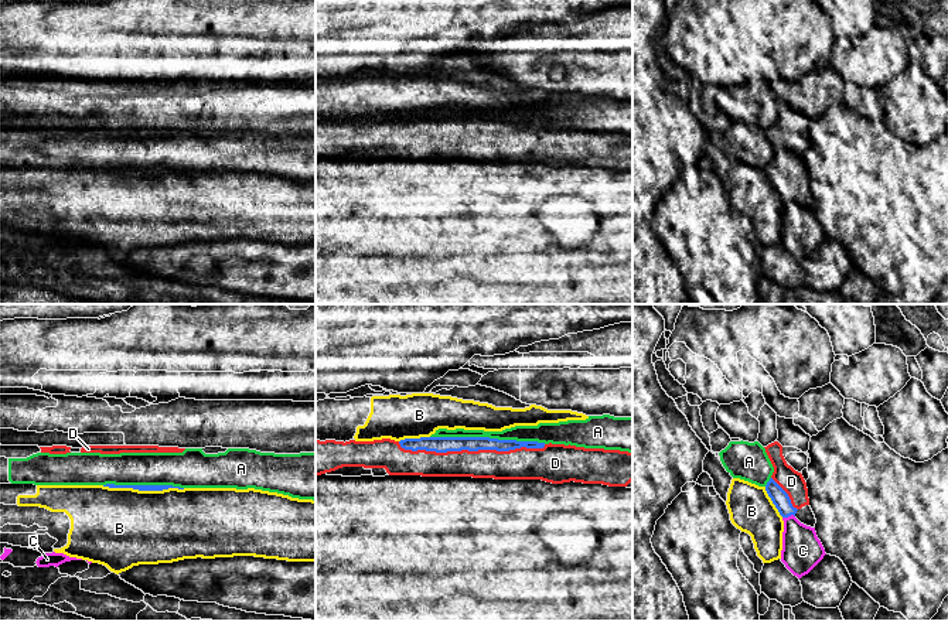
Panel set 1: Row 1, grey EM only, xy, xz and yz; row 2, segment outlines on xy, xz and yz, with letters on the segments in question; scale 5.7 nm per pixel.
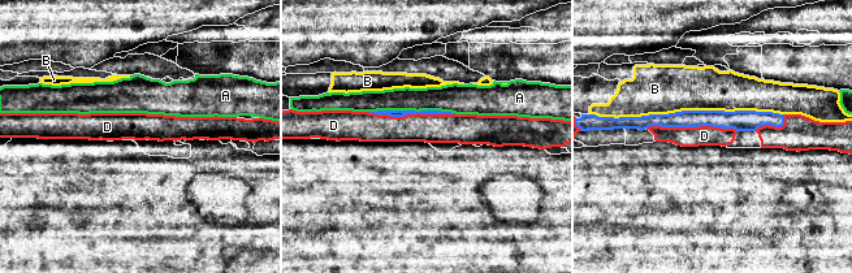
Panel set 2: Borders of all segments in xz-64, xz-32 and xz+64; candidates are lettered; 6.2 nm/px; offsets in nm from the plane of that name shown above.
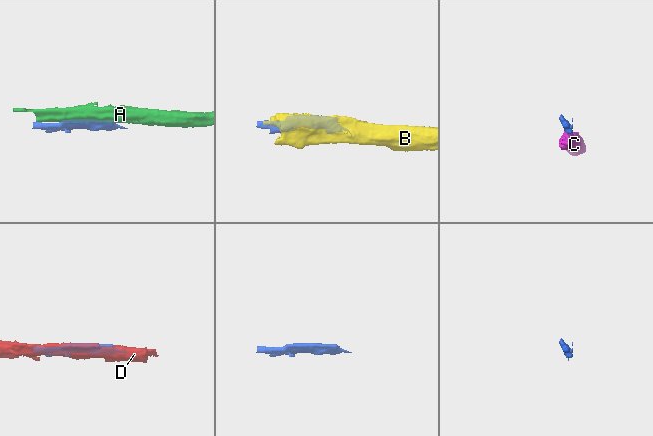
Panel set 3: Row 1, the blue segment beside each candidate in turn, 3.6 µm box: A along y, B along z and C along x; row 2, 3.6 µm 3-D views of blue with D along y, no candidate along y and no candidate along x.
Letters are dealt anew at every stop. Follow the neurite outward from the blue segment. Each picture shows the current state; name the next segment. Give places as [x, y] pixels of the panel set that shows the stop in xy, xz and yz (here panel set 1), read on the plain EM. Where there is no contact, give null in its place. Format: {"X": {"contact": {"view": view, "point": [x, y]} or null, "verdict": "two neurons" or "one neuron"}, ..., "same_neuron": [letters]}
{"A": {"contact": {"view": "xz", "point": [488, 120]}, "verdict": "two neurons"}, "B": {"contact": {"view": "xy", "point": [143, 173]}, "verdict": "two neurons"}, "C": {"contact": {"view": "yz", "point": [788, 198]}, "verdict": "two neurons"}, "D": {"contact": {"view": "xz", "point": [471, 133]}, "verdict": "one neuron"}, "same_neuron": ["D"]}

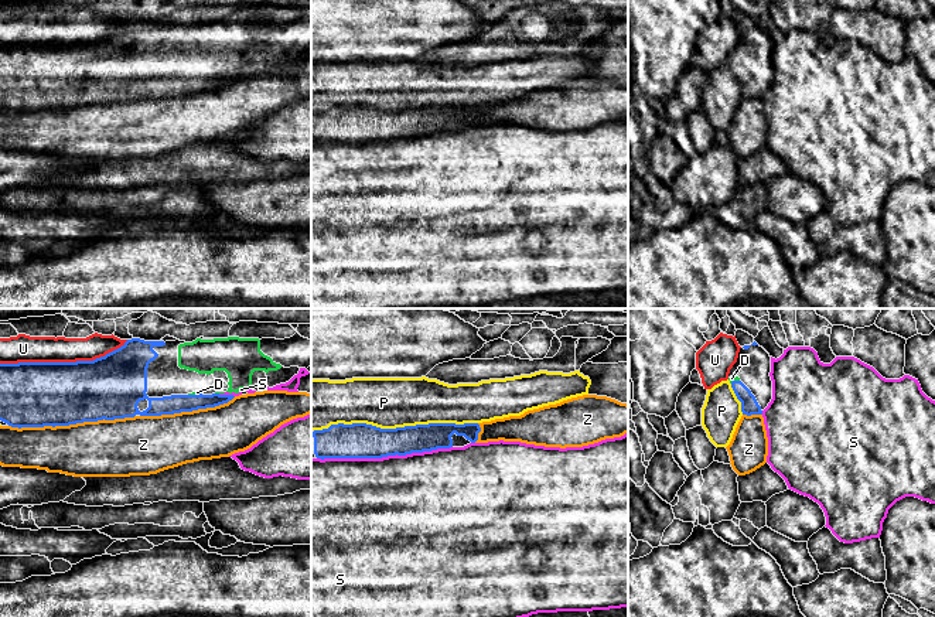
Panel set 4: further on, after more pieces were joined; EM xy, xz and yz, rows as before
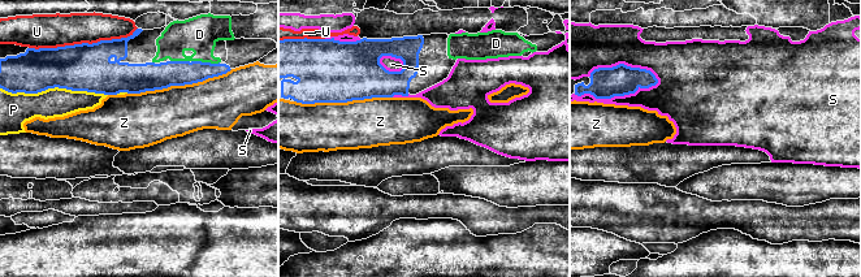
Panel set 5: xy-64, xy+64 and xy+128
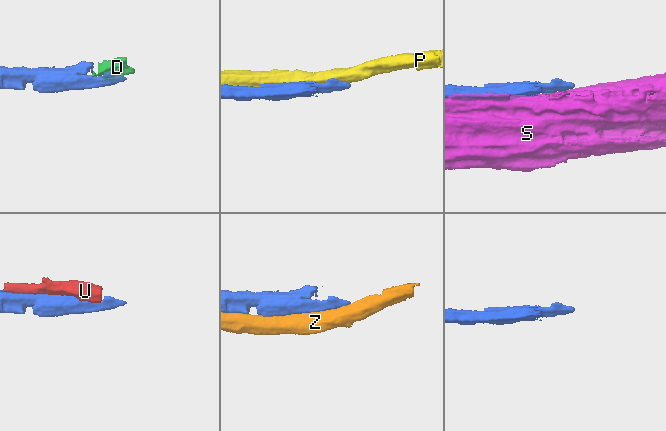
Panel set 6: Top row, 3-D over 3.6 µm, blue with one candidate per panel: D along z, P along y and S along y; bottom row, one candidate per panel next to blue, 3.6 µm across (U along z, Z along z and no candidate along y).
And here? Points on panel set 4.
{"D": {"contact": {"view": "xy", "point": [194, 78]}, "verdict": "one neuron"}, "P": {"contact": {"view": "xz", "point": [396, 111]}, "verdict": "two neurons"}, "S": {"contact": {"view": "xz", "point": [384, 139]}, "verdict": "two neurons"}, "U": {"contact": {"view": "xy", "point": [64, 45]}, "verdict": "two neurons"}, "Z": {"contact": {"view": "xy", "point": [71, 106]}, "verdict": "two neurons"}, "same_neuron": ["D"]}

